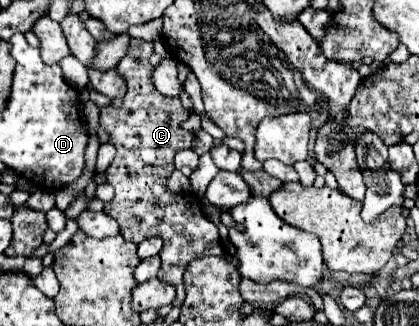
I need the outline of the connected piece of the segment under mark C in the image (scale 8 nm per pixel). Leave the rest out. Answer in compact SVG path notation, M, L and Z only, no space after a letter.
M132 38L126 56L116 66L116 70L126 78L128 90L120 106L106 106L100 114L100 128L110 134L108 142L116 148L116 156L106 170L106 182L114 186L114 198L106 202L104 212L120 224L120 234L128 242L140 244L150 236L160 236L164 240L158 278L176 286L176 298L172 304L182 306L182 274L188 262L200 256L226 256L226 252L218 228L206 218L198 196L170 194L164 190L168 172L174 172L174 154L190 148L194 134L182 128L182 122L188 120L190 114L180 100L160 94L152 84L152 64L148 62L152 50L152 42Z

